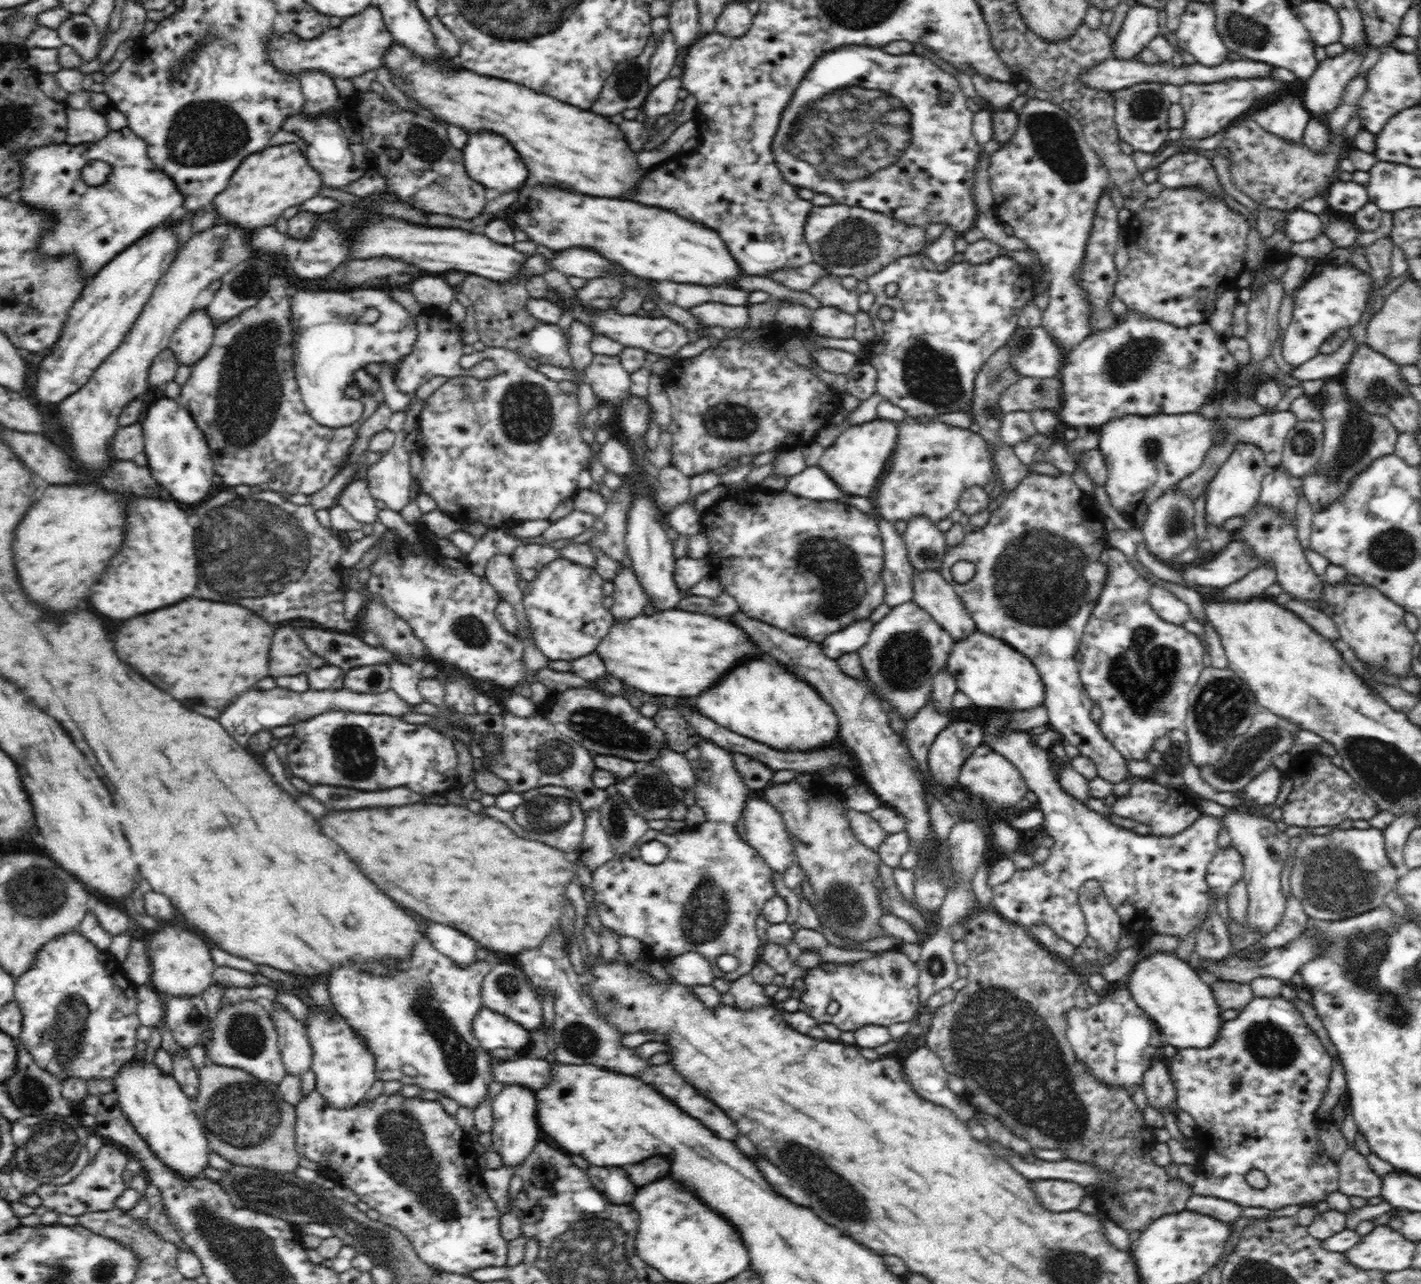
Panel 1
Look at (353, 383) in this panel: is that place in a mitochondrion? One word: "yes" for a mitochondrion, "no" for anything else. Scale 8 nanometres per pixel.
no

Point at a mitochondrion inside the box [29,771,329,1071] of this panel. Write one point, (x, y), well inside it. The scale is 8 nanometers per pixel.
(69, 1035)

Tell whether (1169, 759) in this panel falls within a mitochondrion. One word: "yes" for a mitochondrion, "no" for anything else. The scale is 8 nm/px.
yes

